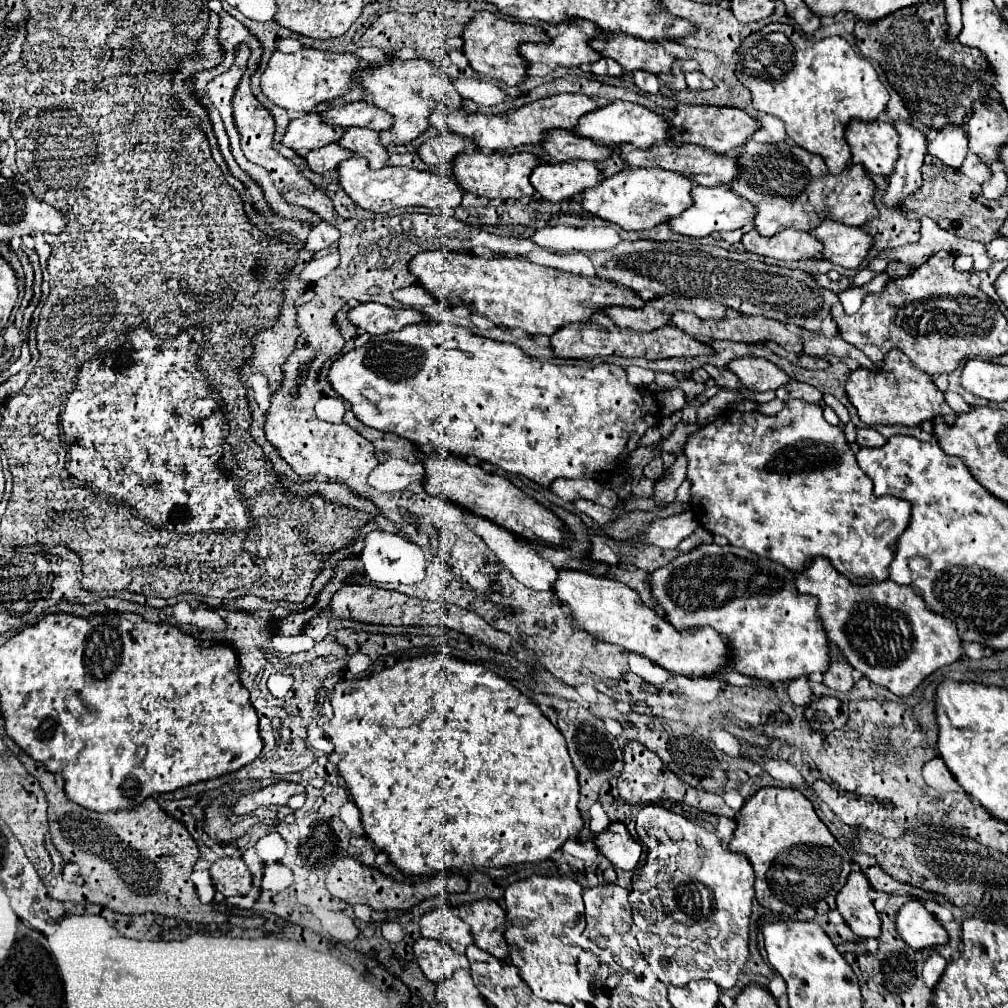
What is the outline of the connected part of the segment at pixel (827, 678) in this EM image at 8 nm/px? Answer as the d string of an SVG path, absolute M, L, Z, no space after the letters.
M830 644L830 668L824 672L824 684L838 692L848 692L854 684L852 666L844 660L842 652L834 644Z

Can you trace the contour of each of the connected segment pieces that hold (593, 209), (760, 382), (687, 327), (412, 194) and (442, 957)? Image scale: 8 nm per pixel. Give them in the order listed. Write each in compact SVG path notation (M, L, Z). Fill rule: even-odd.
M626 168L608 176L598 186L582 192L582 208L594 216L618 224L624 230L646 230L672 216L682 214L690 204L692 180L662 168Z
M752 356L734 358L728 364L728 370L732 370L740 378L740 382L754 392L776 390L790 380L786 372L782 372L778 366L774 366L766 358L752 358Z
M676 312L672 316L672 324L680 330L684 330L686 334L692 334L692 336L706 336L706 338L712 338L712 340L734 340L734 342L766 342L766 340L772 340L776 344L780 344L782 348L790 350L790 352L796 352L800 354L802 352L802 342L800 338L790 332L784 324L776 322L776 320L770 320L770 318L760 318L760 316L746 316L746 314L736 314L734 318L720 318L720 320L700 320L696 318L694 314L688 314L688 312Z
M352 156L340 162L338 184L358 206L370 212L380 212L380 214L386 214L396 208L408 208L408 206L438 208L442 204L460 206L462 202L462 188L454 180L448 180L442 174L420 172L420 170L404 168L404 166L384 166L380 170L372 170L368 168L366 160L360 156Z
M418 938L412 946L412 954L424 976L434 984L452 976L456 968L468 968L468 958L464 954L456 954L444 942L430 938Z

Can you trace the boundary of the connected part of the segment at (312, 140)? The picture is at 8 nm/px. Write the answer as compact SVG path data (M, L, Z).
M304 114L296 120L290 120L282 144L298 154L304 154L308 150L316 150L326 144L338 142L342 132L342 128L322 122L318 114Z

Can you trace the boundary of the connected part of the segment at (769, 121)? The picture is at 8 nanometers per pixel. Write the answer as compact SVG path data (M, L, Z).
M764 114L760 118L760 128L752 134L752 138L756 142L768 142L768 144L776 144L780 140L786 138L786 132L784 132L784 122L780 122L776 116L770 116L770 114Z

